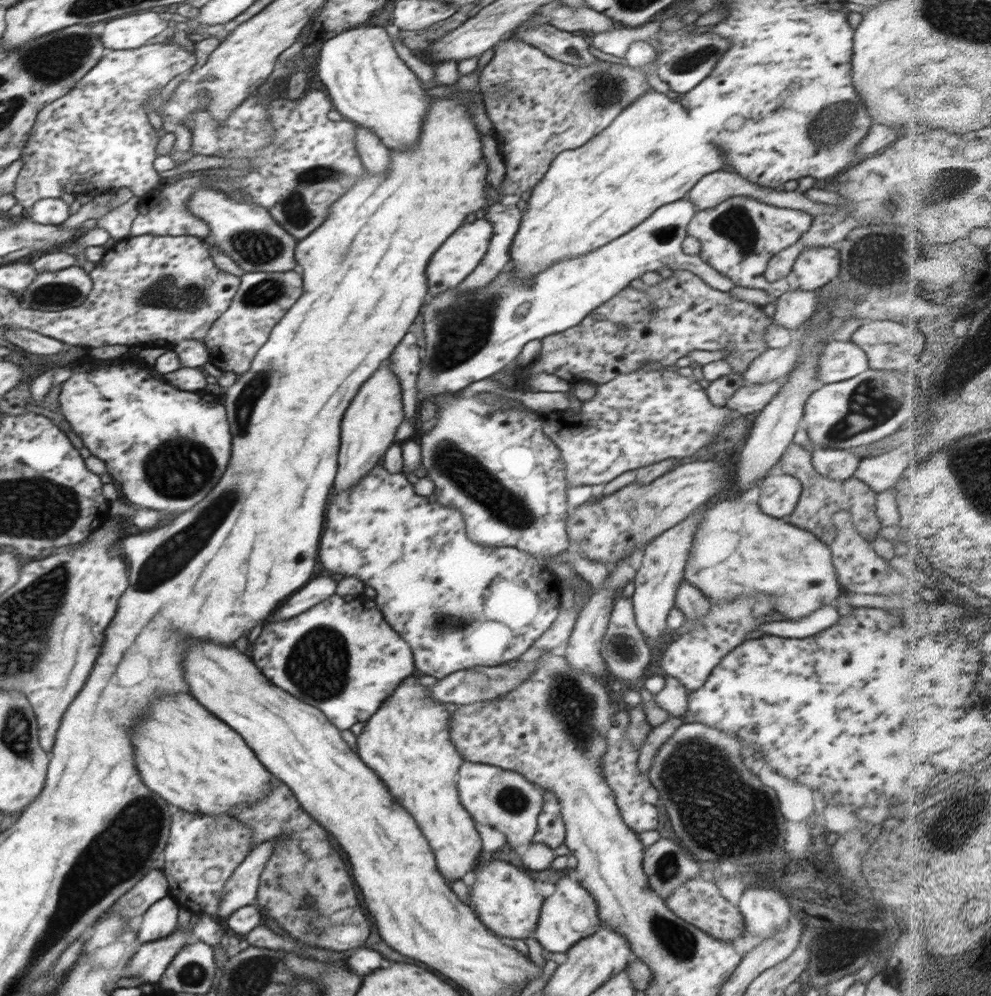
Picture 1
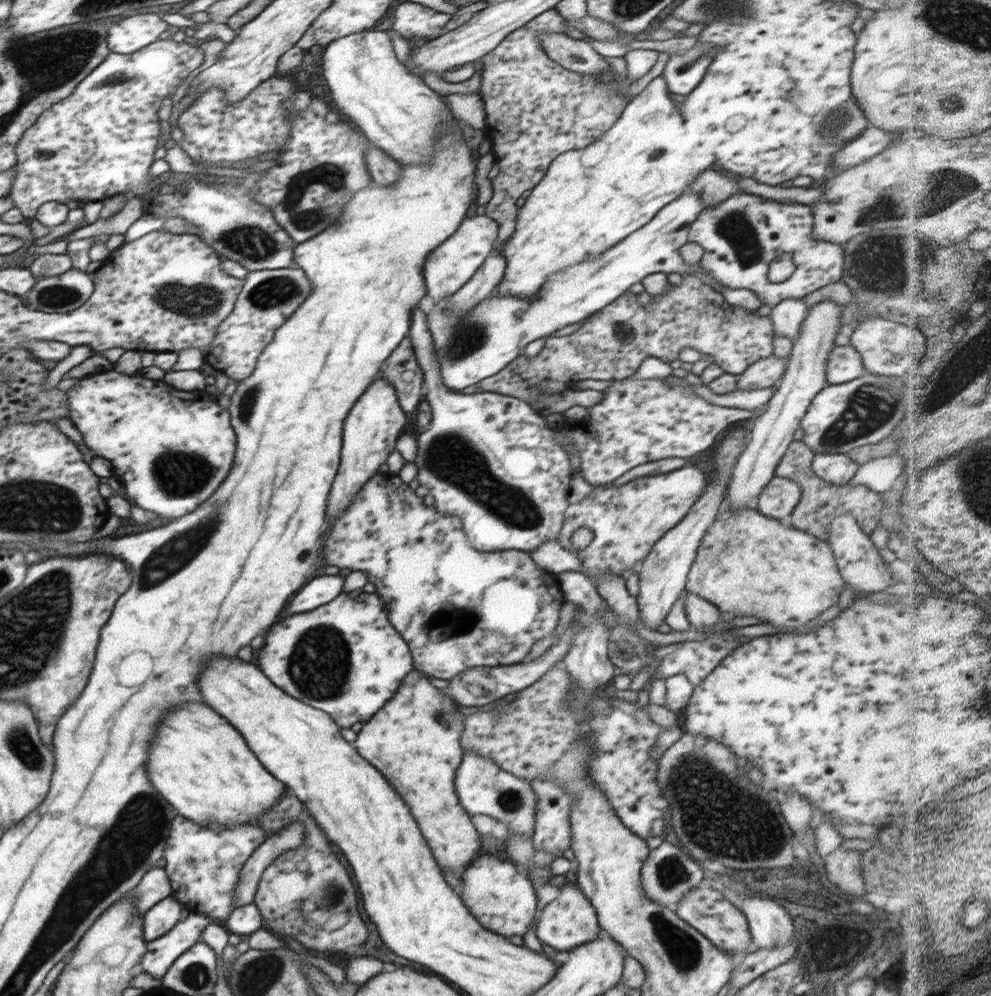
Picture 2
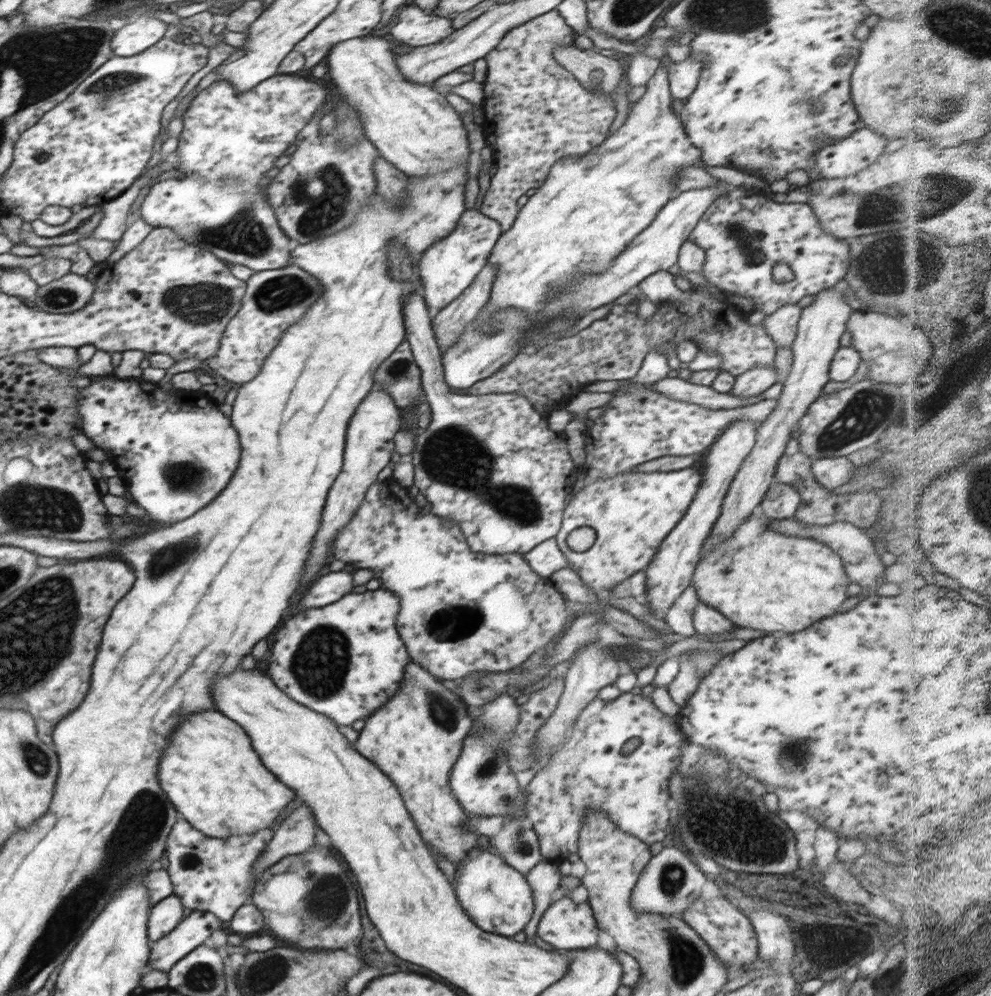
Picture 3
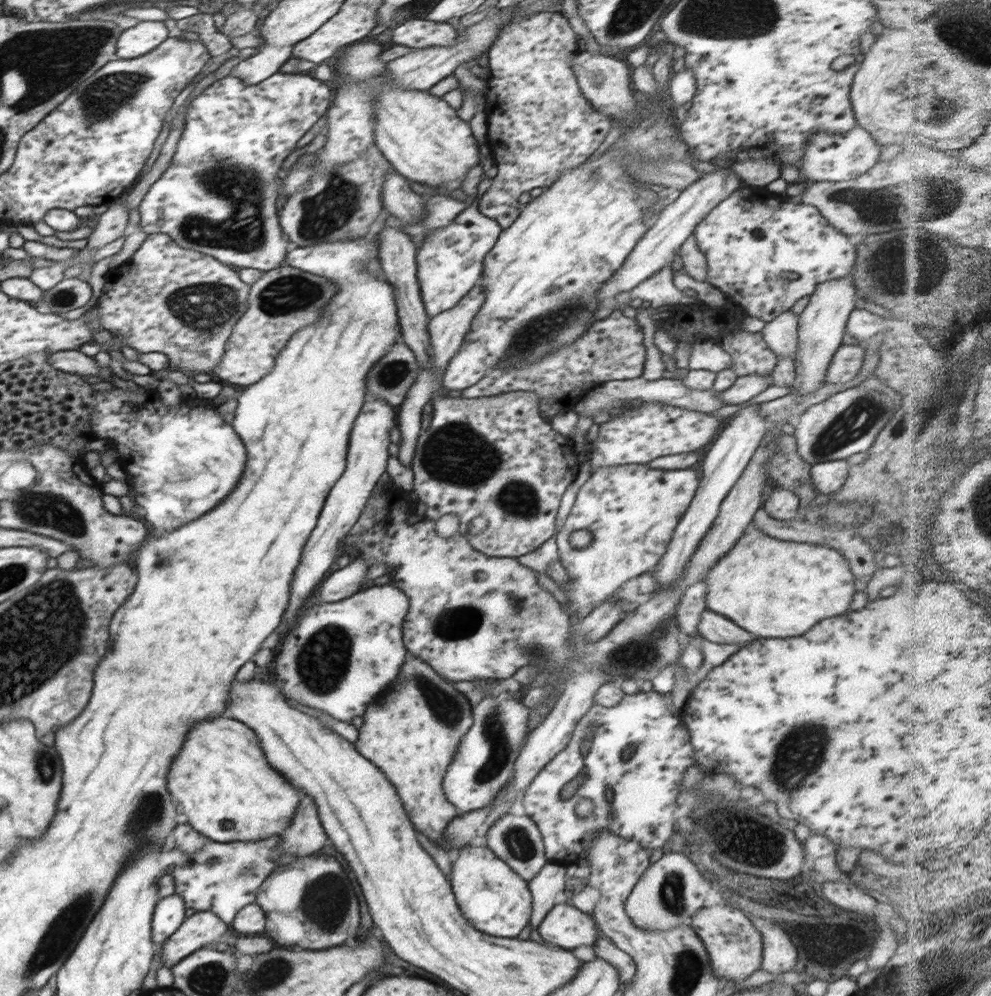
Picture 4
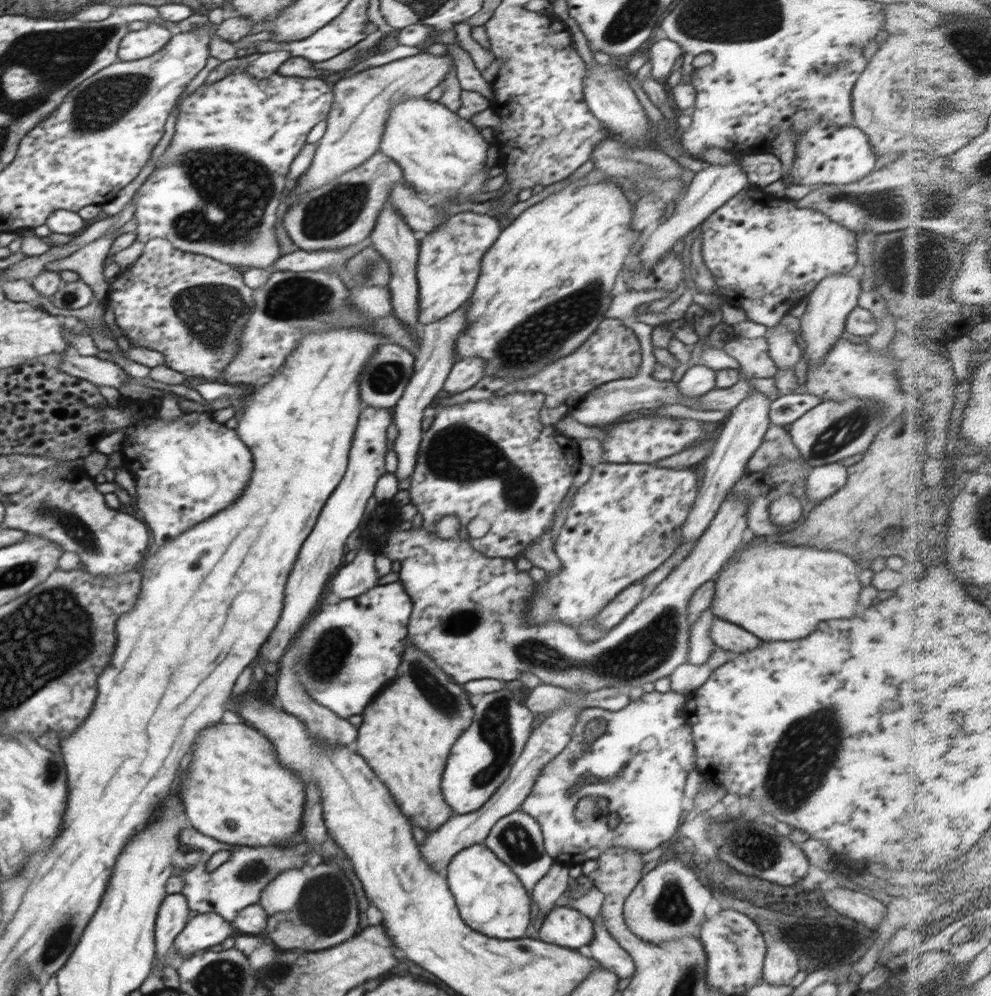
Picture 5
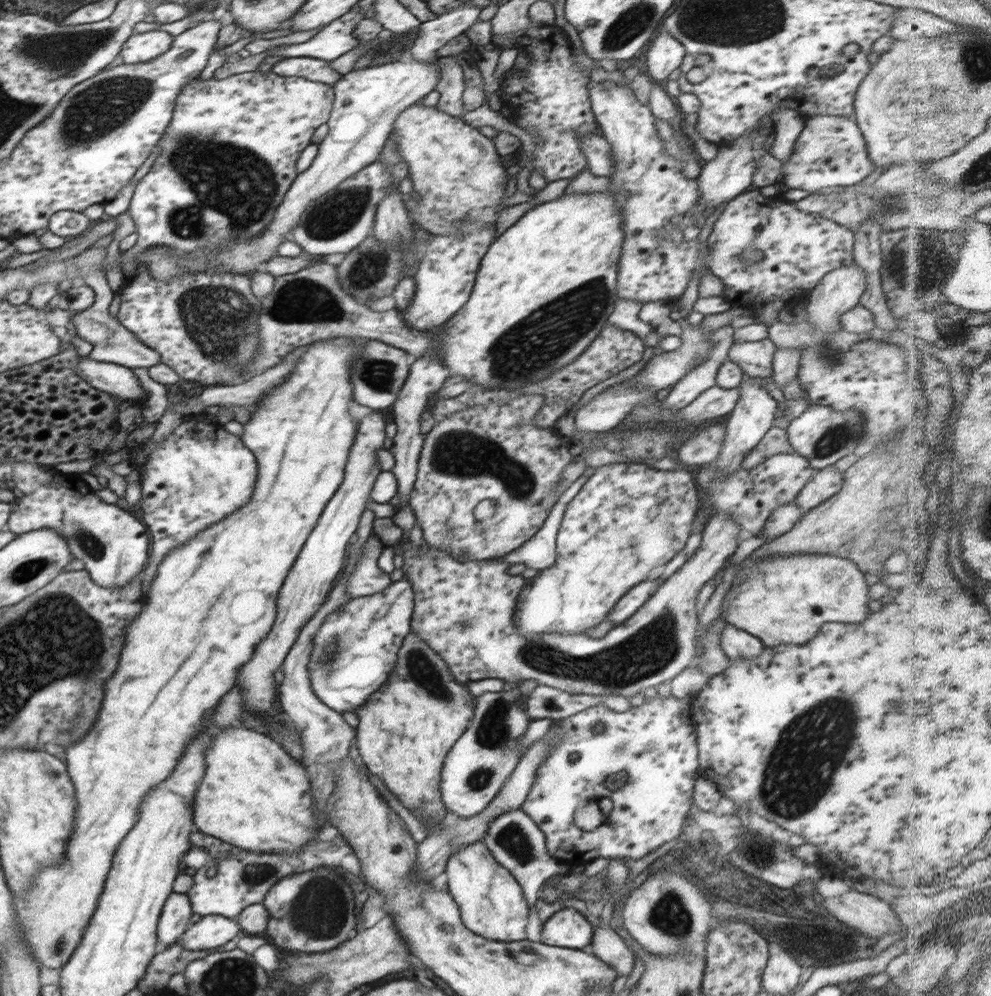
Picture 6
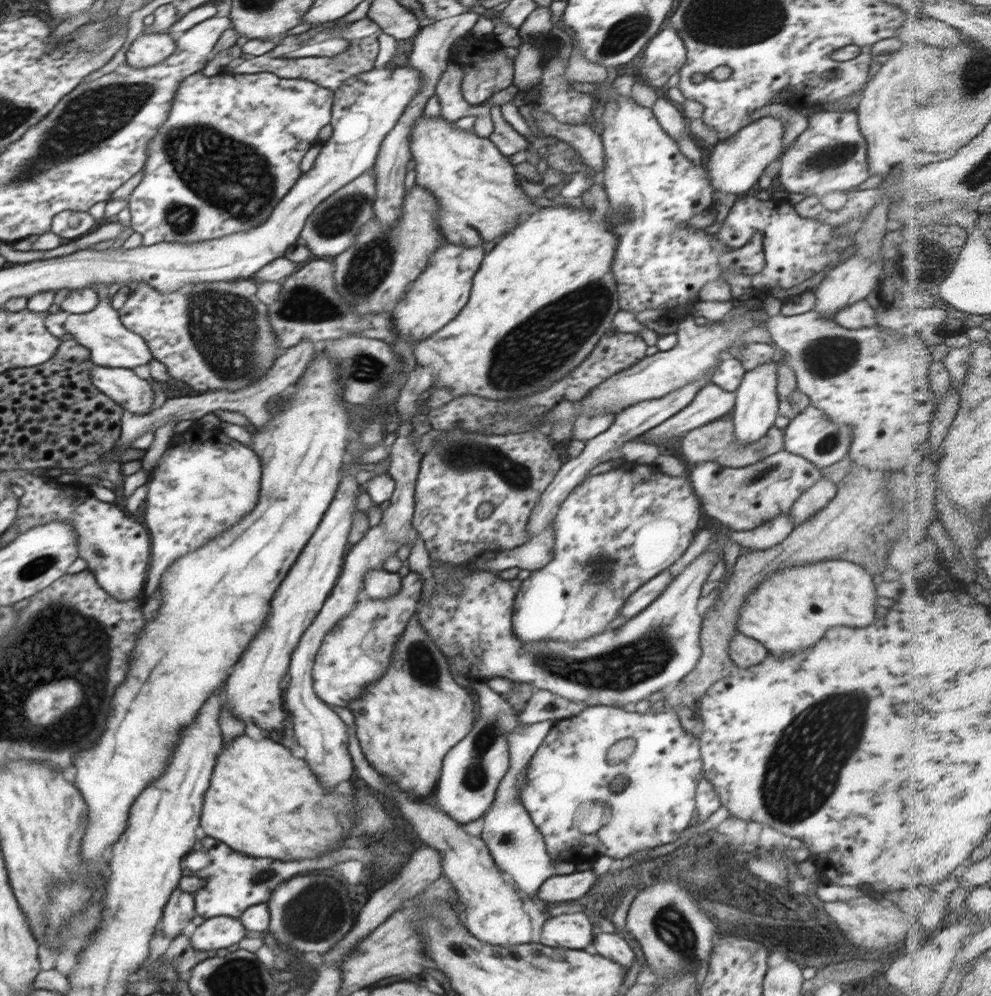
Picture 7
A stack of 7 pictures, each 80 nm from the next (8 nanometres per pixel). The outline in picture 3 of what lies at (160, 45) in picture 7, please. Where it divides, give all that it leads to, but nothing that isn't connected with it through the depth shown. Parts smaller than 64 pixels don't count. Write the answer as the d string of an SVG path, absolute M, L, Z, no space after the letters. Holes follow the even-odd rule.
M140 14L128 24L122 23L113 33L111 47L115 56L132 56L162 40L166 34L166 22L160 22L148 14Z

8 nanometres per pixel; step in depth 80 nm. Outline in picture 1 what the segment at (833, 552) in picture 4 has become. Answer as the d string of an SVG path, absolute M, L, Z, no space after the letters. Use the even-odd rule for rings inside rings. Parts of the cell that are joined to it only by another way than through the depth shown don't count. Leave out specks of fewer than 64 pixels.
M740 495L719 496L706 511L704 520L694 535L684 571L685 580L678 587L675 606L684 613L688 621L698 621L710 612L711 602L708 597L725 602L739 596L747 598L750 594L765 594L774 598L774 611L782 614L785 620L798 622L816 612L817 608L830 605L832 600L841 595L831 553L831 548L815 534L794 526L785 518L763 514L757 503L748 503Z

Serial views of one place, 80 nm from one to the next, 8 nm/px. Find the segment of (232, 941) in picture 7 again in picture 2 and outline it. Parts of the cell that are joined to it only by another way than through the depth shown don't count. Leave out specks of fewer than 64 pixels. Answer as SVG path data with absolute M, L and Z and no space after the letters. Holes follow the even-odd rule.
M190 913L184 921L178 921L172 930L147 943L147 953L142 957L137 972L161 979L175 960L201 941L202 932L210 923L212 917L204 913Z

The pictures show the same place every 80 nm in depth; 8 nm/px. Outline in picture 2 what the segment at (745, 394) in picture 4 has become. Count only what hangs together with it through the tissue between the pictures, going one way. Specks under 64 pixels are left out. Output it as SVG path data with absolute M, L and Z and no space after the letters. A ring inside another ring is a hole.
M775 354L759 359L748 366L745 372L737 377L738 390L762 390L778 383L788 368L789 359L778 359Z

